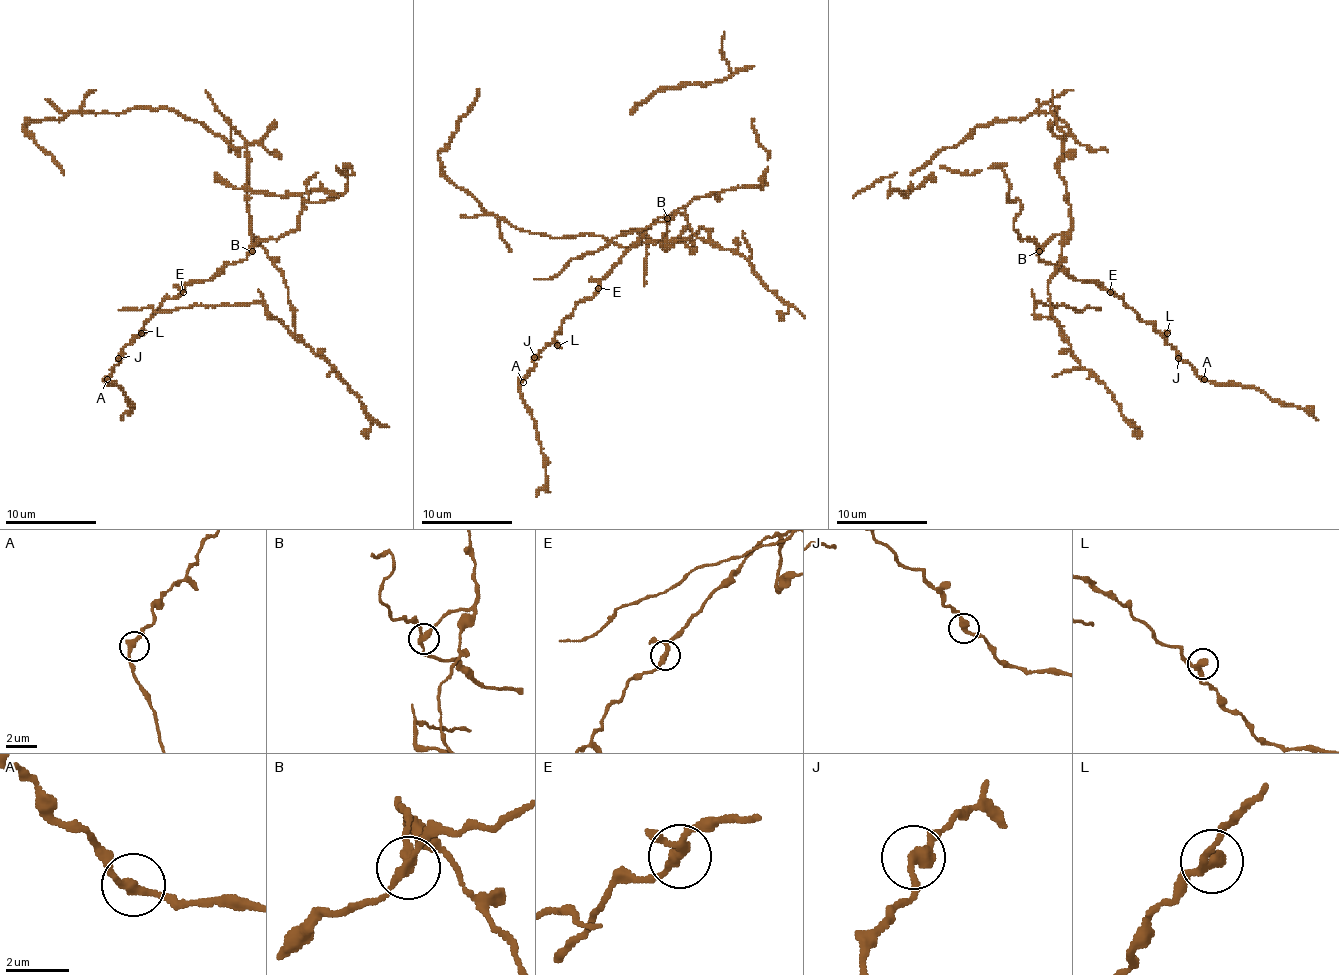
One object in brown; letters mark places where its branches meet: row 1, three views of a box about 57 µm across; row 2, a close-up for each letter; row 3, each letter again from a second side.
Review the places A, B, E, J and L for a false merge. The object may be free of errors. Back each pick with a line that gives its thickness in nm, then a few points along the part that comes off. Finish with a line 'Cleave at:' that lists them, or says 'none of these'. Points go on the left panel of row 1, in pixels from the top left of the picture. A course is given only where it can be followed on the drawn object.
B: 260 nm thick; foreign part runs (251, 250), (247, 150), (231, 147), (173, 111), (75, 113), (57, 120), (34, 120), (22, 127), (64, 175)
Cleave at: B

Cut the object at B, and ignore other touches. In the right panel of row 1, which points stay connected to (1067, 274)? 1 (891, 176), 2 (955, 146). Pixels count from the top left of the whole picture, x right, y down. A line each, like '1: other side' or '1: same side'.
1: same side
2: other side

